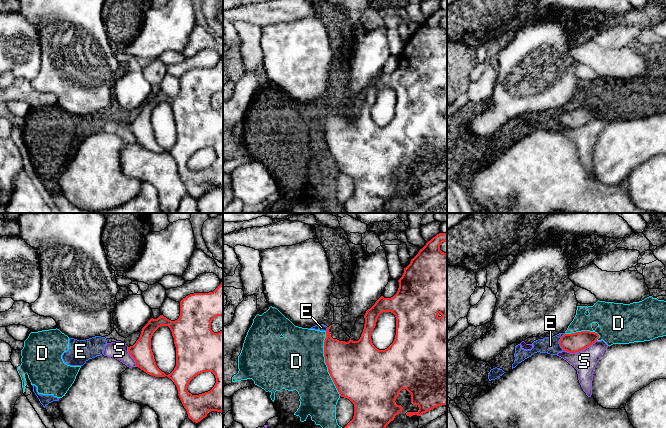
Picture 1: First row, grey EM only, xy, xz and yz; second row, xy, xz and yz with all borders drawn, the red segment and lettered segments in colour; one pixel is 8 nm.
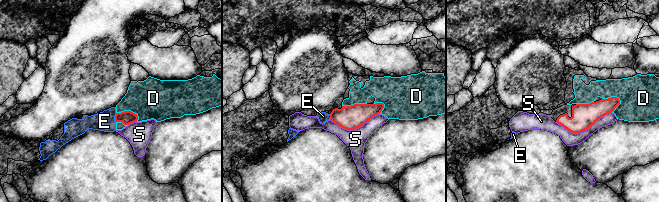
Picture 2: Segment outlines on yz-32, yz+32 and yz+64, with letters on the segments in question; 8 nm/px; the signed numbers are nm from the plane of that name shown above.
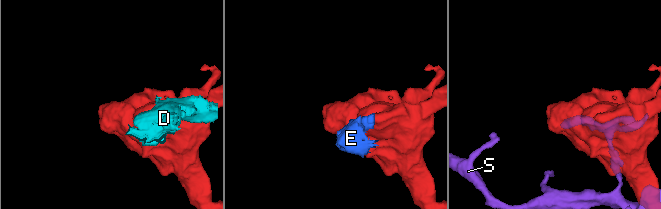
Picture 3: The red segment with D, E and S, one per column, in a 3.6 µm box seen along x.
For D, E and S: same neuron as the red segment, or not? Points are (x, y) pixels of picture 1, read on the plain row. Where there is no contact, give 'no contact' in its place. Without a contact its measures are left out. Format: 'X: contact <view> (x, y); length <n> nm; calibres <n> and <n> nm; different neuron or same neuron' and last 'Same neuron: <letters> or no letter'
D: contact xz (325, 138); length 550 nm; calibres 420 and 460 nm; different neuron
E: contact yz (559, 118); length 140 nm; calibres 160 and 140 nm; different neuron
S: contact yz (580, 126); length 280 nm; calibres 160 and 190 nm; different neuron
Same neuron: no letter

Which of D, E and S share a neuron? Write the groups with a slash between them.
D E / S

